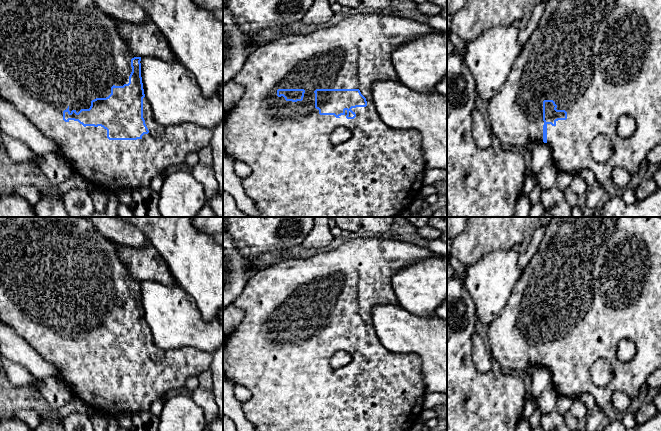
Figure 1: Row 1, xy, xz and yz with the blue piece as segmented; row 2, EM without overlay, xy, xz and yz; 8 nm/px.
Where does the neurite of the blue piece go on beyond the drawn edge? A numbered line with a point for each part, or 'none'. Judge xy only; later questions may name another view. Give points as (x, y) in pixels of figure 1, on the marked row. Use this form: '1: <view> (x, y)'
1: xy (53, 53)

